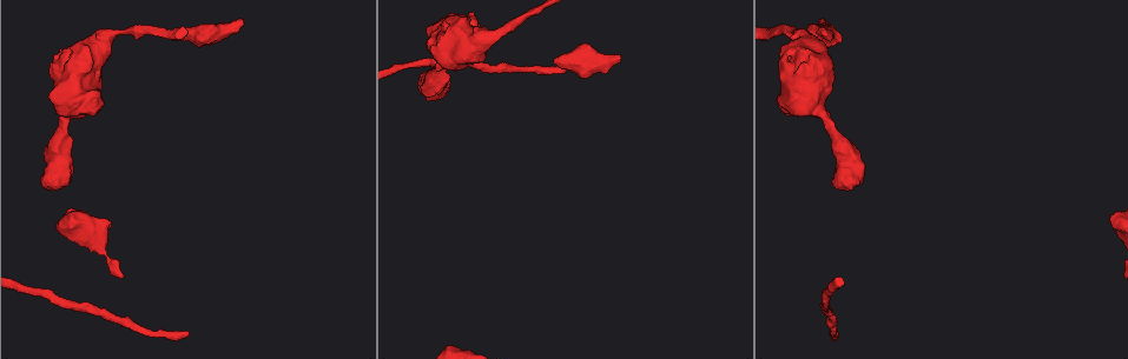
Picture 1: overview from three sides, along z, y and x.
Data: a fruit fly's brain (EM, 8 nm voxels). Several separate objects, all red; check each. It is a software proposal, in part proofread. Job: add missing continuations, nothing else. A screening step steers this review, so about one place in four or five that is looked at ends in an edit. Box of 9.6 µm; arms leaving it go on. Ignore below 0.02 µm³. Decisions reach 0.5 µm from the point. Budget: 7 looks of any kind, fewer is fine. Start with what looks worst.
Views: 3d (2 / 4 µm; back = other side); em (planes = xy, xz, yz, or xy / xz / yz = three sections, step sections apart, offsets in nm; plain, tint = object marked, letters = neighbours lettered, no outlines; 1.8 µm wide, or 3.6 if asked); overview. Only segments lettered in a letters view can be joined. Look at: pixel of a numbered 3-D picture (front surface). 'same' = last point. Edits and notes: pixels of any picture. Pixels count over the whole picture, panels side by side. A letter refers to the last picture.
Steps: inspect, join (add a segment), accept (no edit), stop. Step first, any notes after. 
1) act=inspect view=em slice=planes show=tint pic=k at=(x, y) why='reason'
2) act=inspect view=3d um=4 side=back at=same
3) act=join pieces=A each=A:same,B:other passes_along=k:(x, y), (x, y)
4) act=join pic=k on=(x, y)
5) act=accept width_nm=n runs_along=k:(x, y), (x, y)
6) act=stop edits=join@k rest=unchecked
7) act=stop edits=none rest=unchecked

act=inspect view=em slice=planes show=plain pic=1 at=(823, 18) why='stops while still wide'

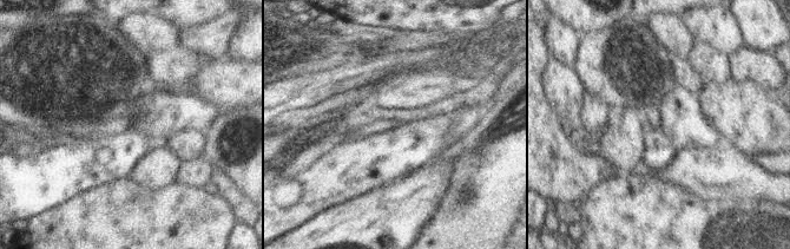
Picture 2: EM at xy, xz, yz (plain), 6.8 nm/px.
act=inspect view=em slice=planes show=letters at=same why='what lies round it'

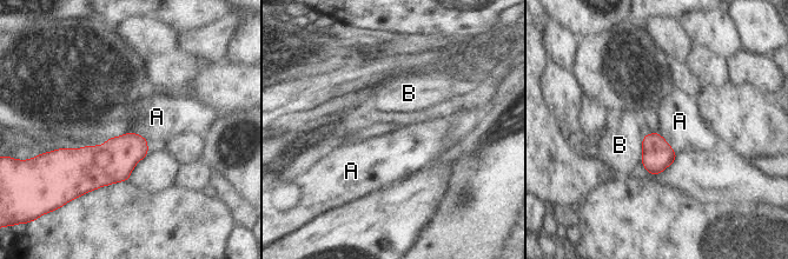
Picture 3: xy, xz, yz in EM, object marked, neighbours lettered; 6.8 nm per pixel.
act=accept each=A:other,B:other found='no lettered segment goes on from it'

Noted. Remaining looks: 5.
act=inspect view=em slice=planes show=plain pic=1 at=(187, 336) why='an open end'

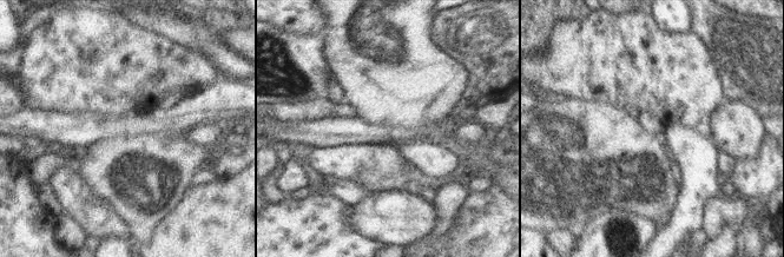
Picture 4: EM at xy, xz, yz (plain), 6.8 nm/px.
act=inspect view=em slice=planes show=letters at=same why='see the neighbours'

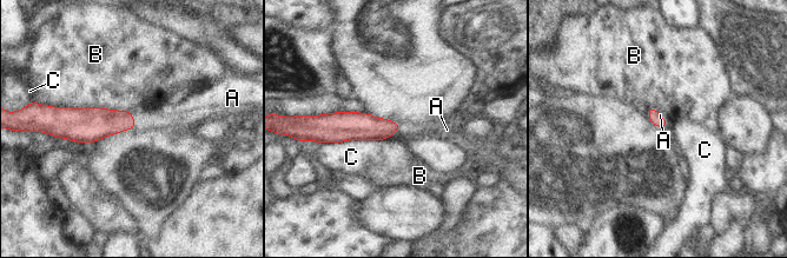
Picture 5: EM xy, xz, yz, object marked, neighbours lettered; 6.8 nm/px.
act=join pieces=A each=A:same,B:other,C:other found='it goes on there'

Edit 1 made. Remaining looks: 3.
act=stop edits=join@5 rest=unchecked

